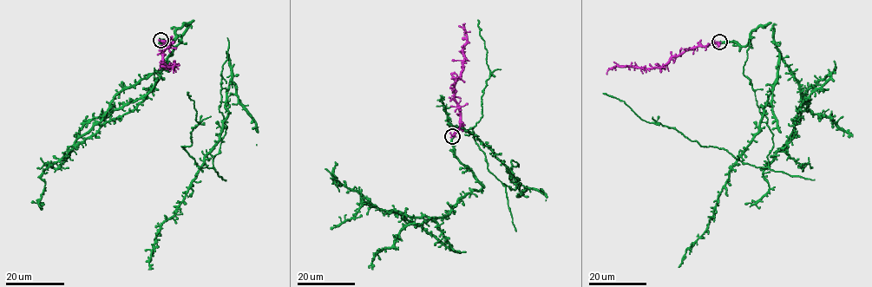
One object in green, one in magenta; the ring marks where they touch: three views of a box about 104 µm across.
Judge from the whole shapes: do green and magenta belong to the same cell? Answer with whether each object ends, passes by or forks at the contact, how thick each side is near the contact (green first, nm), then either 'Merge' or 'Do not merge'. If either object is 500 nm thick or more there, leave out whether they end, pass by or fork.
At the ring green ends. At the ring magenta forks. Thickness 320 nm (green) against 340 nm. Merge

